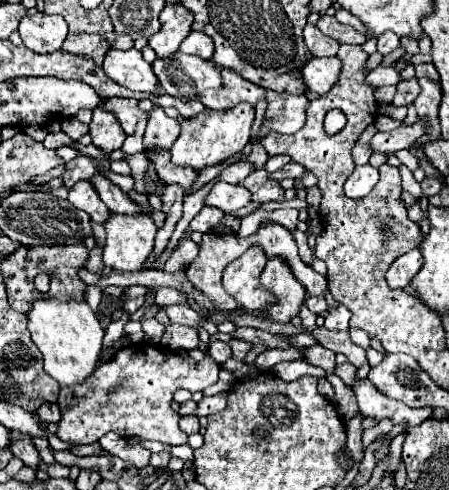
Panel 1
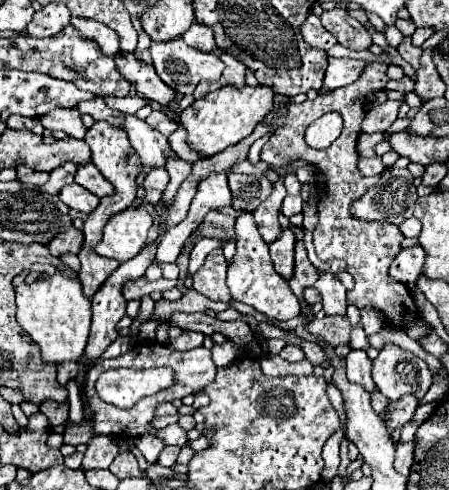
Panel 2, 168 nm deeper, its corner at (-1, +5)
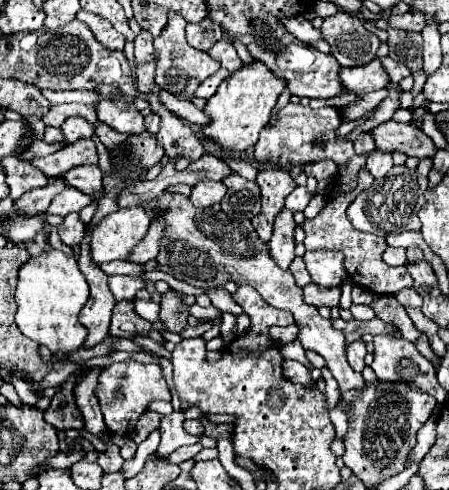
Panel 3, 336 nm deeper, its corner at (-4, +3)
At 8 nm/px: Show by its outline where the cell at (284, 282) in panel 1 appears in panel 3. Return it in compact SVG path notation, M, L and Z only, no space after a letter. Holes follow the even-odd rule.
M282 210L280 216L274 220L274 234L268 242L270 256L282 270L288 270L290 262L294 260L294 246L296 246L294 228L296 228L296 222L292 218L292 212Z

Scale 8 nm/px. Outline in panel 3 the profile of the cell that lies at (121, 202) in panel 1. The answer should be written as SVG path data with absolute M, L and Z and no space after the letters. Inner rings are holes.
M78 166L66 172L66 182L84 194L102 192L102 170L98 166Z

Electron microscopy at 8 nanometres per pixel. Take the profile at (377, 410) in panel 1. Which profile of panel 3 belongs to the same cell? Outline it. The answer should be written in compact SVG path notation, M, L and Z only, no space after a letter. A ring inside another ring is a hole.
M362 340L352 342L352 344L346 348L346 352L348 352L348 362L350 362L352 370L362 372L362 370L366 368L366 364L364 364L364 356L366 356L366 346L364 346L364 342L362 342Z

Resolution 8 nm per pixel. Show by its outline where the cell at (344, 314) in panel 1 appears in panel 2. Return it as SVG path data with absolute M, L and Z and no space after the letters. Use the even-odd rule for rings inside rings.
M319 272L315 288L323 296L323 310L327 312L327 316L345 314L345 300L347 300L345 294L347 292L333 272Z

